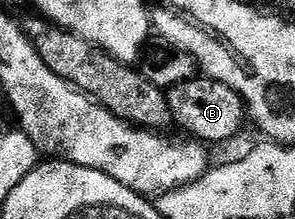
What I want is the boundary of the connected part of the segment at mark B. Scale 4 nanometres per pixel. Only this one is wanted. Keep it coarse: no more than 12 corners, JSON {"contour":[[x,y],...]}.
{"contour":[[215,79],[166,91],[173,126],[206,145],[248,123],[245,101]]}

